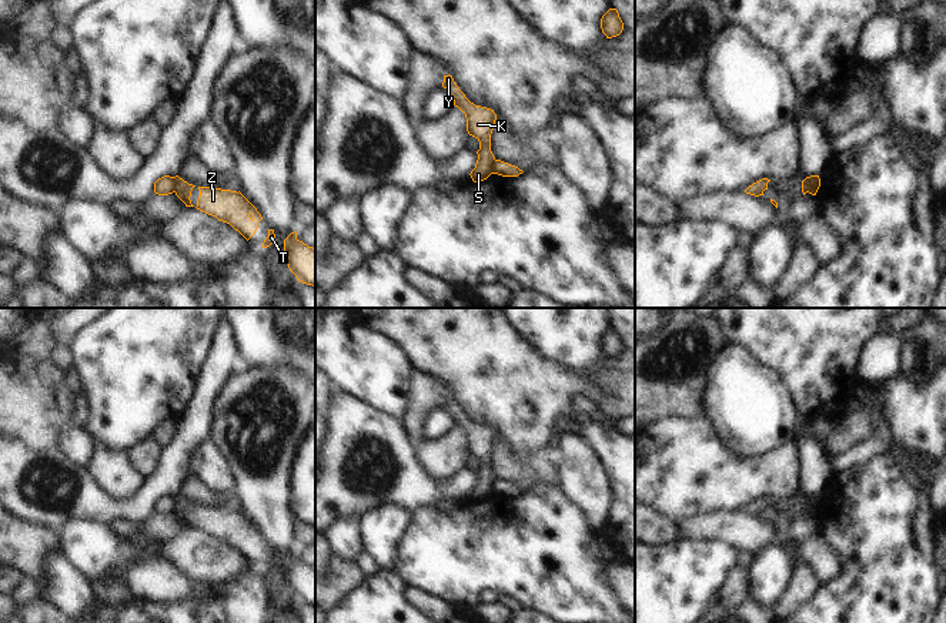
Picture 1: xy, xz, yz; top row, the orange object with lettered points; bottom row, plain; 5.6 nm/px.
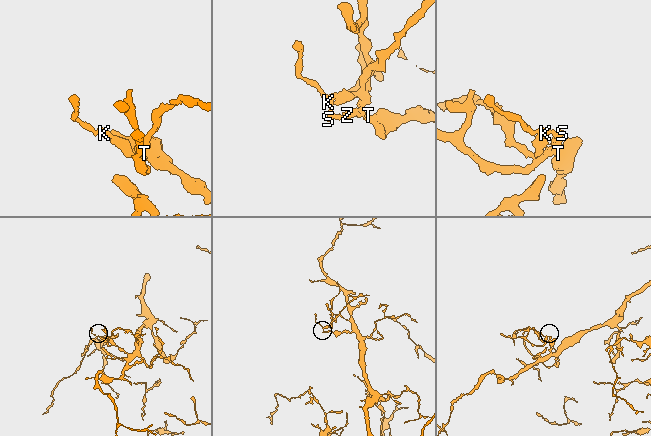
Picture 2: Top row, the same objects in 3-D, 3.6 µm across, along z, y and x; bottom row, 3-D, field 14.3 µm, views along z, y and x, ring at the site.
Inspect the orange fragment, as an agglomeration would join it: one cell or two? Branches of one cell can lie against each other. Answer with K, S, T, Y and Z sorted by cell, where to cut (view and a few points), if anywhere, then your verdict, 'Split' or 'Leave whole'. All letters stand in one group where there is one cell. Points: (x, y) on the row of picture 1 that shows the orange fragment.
Groups: K S Y / T Z. Split along xy (173, 177), (174, 191). Split

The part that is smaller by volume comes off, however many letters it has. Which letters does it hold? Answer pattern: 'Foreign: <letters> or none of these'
Foreign: K, S, Y

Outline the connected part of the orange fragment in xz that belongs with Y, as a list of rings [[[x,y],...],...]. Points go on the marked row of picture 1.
[[[444,76],[442,87],[454,100],[454,105],[465,114],[468,134],[479,141],[479,150],[477,151],[478,160],[469,175],[474,182],[481,182],[494,174],[492,165],[495,157],[491,151],[491,134],[497,114],[491,108],[471,103],[459,90],[452,76]]]

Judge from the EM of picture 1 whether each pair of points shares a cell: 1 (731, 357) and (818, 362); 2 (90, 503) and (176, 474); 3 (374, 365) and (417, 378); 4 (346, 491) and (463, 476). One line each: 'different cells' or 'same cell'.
1: different cells
2: same cell
3: different cells
4: same cell

